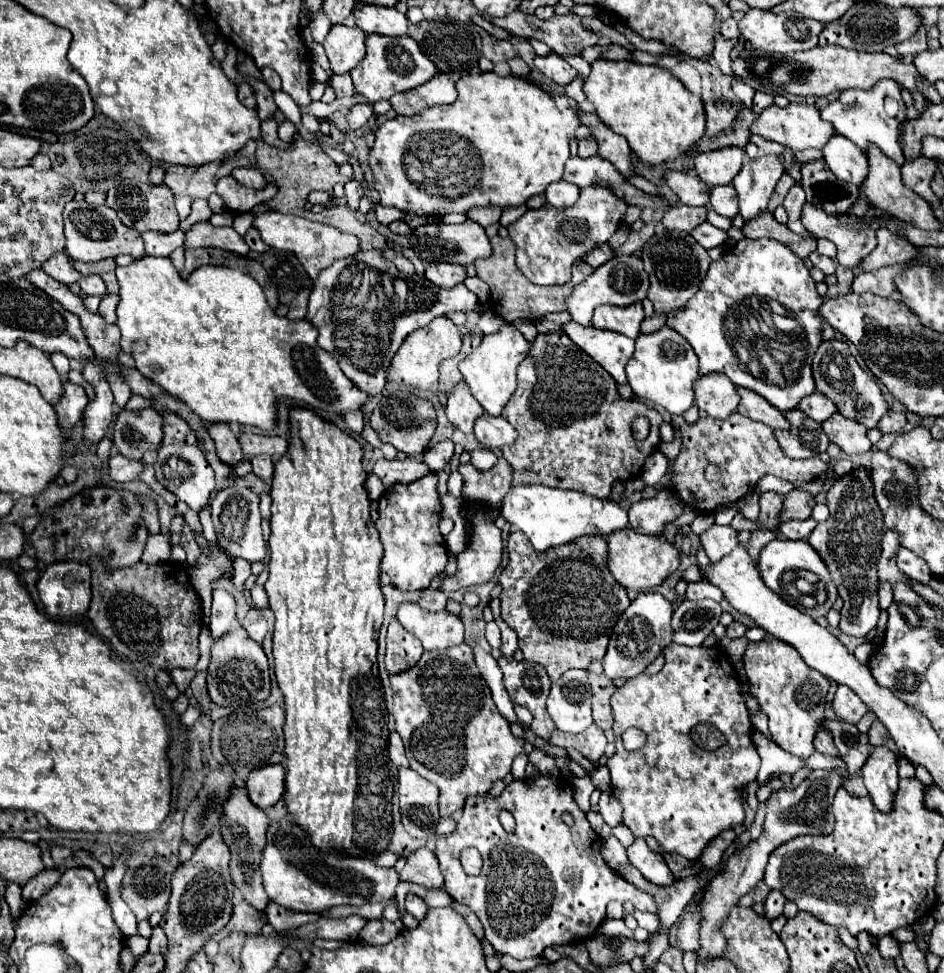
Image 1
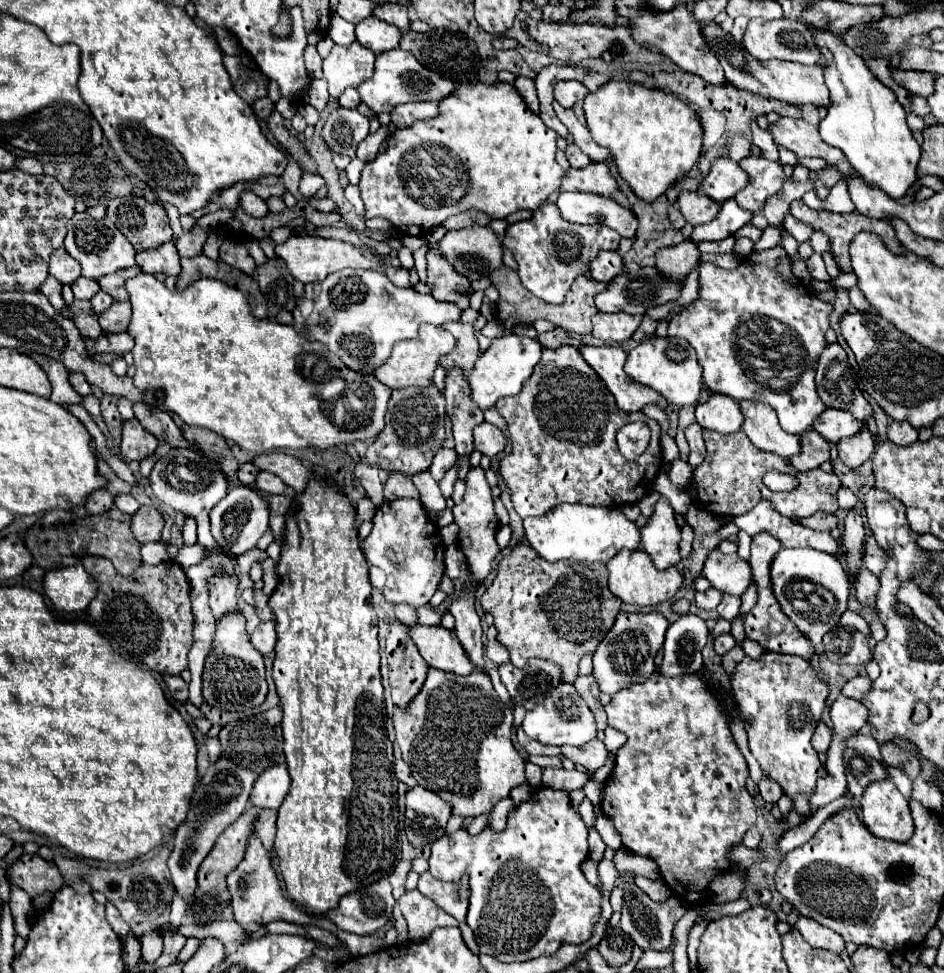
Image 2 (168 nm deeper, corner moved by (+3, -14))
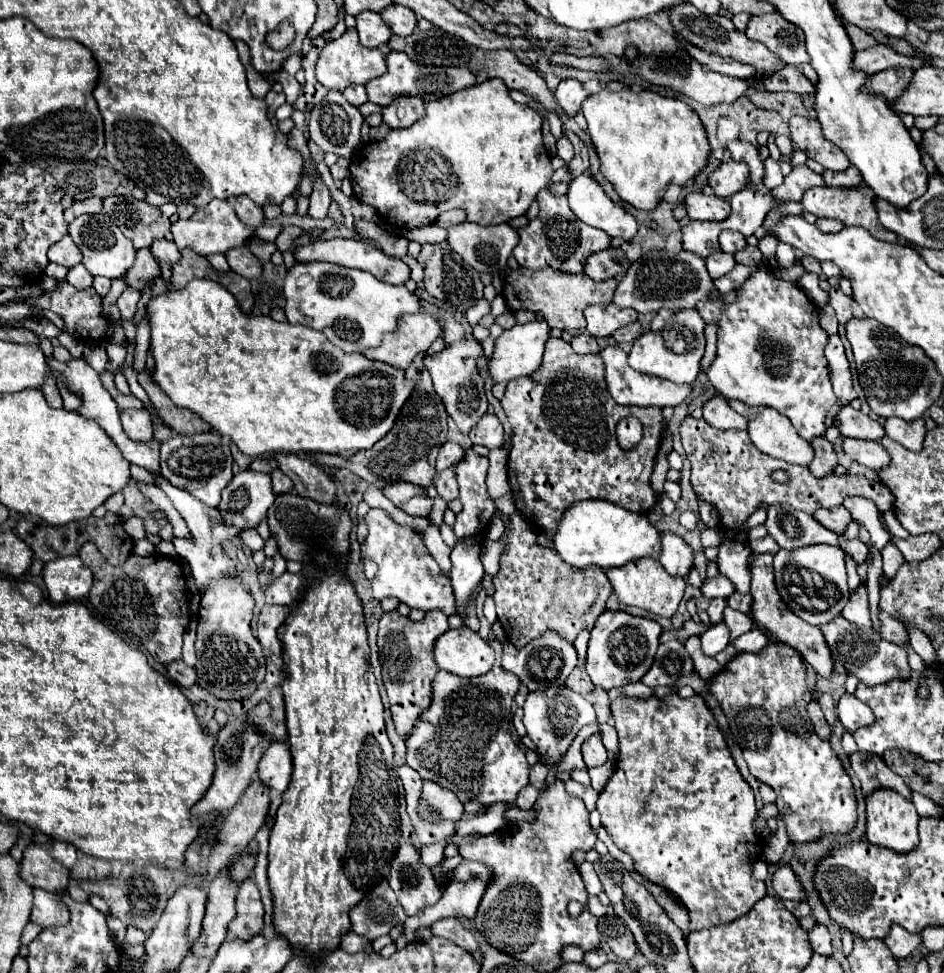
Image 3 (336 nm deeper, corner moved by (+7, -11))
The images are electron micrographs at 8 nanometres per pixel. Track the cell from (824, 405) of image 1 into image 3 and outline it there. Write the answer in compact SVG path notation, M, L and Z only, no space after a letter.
M844 406L840 410L840 416L836 416L834 426L838 426L840 432L846 438L860 438L860 440L880 442L886 436L884 426L878 420L872 420L862 410L854 410L850 406Z

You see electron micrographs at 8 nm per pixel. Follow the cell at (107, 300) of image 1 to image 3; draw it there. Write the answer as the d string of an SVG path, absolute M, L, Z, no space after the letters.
M126 288L126 290L120 294L120 298L118 298L118 308L120 308L120 314L122 314L124 320L130 320L130 318L136 314L140 294L142 294L142 292L136 290L136 288Z

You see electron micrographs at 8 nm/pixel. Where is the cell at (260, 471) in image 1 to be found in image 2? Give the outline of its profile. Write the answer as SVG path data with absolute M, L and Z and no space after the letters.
M260 471L258 479L256 479L256 487L266 493L284 493L286 483L278 475L272 475L268 471Z

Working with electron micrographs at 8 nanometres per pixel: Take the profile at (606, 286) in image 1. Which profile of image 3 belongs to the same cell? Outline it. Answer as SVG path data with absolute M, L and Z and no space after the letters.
M660 250L660 252L648 252L642 256L642 260L634 262L624 280L616 288L614 304L620 308L634 308L638 314L658 312L660 308L666 310L682 310L682 308L696 308L698 302L710 300L720 296L720 292L714 286L714 280L706 272L704 260L700 256L692 256L692 252L680 250Z

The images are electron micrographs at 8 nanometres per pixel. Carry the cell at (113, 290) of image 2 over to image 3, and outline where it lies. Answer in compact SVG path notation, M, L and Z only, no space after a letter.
M142 248L136 254L136 264L128 270L128 276L124 276L124 280L128 282L128 286L142 290L142 288L146 288L148 282L156 280L160 274L162 274L160 264L152 256L150 248Z

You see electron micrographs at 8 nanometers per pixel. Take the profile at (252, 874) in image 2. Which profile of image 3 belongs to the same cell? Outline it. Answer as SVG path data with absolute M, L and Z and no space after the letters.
M252 878L240 884L240 896L236 898L236 918L228 924L228 930L240 940L250 940L264 930L264 906Z

